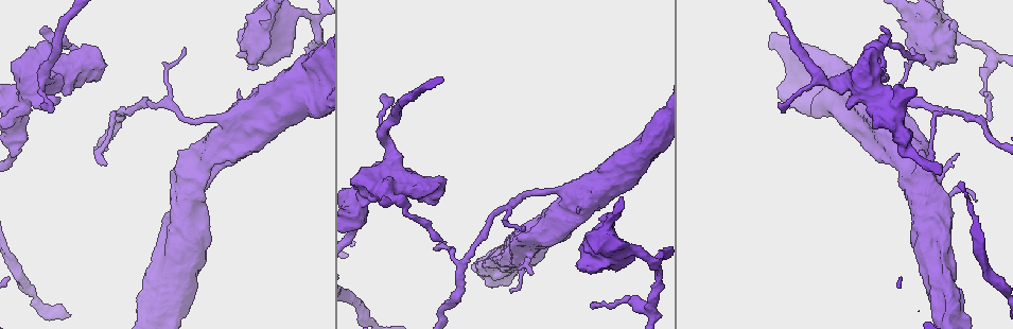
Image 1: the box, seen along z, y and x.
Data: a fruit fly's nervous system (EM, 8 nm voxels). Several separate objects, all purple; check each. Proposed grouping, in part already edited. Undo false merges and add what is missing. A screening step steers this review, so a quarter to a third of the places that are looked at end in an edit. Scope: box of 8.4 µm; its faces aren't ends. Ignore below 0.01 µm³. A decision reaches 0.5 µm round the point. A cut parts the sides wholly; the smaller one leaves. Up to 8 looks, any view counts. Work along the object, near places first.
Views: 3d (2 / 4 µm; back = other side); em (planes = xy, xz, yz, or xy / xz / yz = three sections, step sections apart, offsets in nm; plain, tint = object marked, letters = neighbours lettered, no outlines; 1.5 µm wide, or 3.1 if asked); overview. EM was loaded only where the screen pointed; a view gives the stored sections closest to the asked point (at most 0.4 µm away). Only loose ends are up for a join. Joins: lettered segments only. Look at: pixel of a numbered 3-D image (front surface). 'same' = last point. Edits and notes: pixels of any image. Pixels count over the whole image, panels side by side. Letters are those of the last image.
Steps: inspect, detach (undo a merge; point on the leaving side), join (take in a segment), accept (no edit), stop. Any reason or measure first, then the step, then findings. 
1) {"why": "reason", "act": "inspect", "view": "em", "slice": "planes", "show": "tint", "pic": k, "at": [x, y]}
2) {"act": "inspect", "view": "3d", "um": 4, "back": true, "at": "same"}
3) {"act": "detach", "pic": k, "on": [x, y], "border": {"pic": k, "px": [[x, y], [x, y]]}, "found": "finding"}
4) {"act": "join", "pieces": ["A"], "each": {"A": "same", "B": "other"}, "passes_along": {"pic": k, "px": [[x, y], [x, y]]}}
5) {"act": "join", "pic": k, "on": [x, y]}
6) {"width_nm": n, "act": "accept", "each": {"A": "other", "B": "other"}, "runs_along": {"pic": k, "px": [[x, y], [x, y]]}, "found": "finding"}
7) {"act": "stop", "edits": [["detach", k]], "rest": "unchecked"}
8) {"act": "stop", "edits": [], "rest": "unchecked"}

{"why": "three-way junction", "act": "inspect", "view": "3d", "um": 2, "pic": 1, "at": [119, 111]}

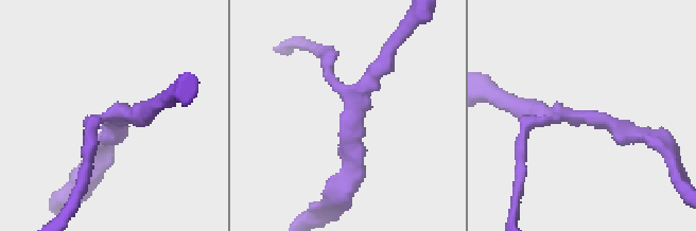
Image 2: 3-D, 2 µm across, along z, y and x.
{"arms": 3, "act": "inspect", "view": "em", "slice": "yz", "step": 8, "show": "tint", "pic": 2, "at": [355, 95]}

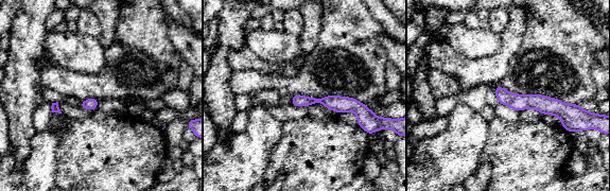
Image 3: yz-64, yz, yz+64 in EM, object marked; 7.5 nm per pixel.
{"act": "inspect", "view": "em", "slice": "planes", "show": "letters", "at": "same"}

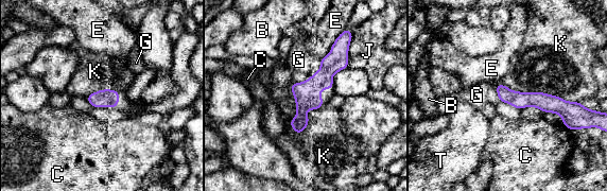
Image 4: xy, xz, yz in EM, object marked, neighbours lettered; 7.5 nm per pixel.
{"longest_contact_nm": ["K", 400], "act": "accept", "each": {"B": "other", "C": "other", "E": "other", "G": "other", "J": "other", "K": "other", "T": "other"}, "border": {"pic": 4, "px": [[293, 82], [290, 125], [299, 134]]}, "found": "continuous, no second cell"}

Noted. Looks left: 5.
{"why": "an open end", "act": "inspect", "view": "3d", "um": 4, "back": true, "pic": 1, "at": [267, 20]}

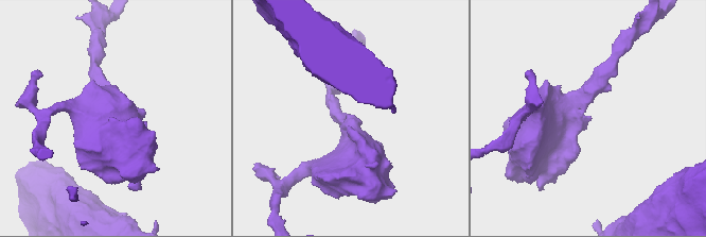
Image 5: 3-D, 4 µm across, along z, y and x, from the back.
{"why": "need the tissue", "act": "inspect", "view": "em", "slice": "yz", "step": 8, "show": "letters", "pic": 5, "at": [590, 120]}

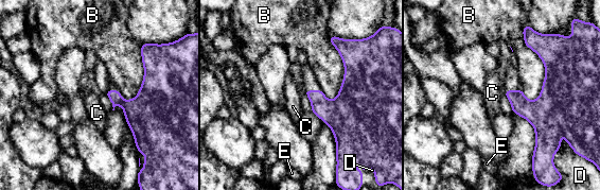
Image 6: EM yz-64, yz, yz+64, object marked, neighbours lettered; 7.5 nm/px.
{"why": "another direction", "act": "inspect", "view": "em", "slice": "xz", "step": 4, "show": "letters", "at": "same"}

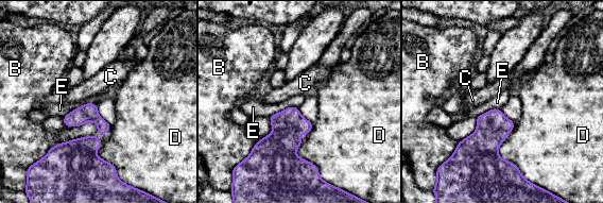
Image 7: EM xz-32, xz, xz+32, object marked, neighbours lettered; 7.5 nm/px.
{"act": "accept", "each": {"B": "other", "C": "other", "D": "other", "E": "other"}, "border": {"pic": 7, "px": [[97, 103], [83, 103], [63, 118]]}, "found": "no lettered segment goes on from it"}

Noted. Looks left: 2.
{"act": "stop", "edits": [], "rest": "unchecked"}

